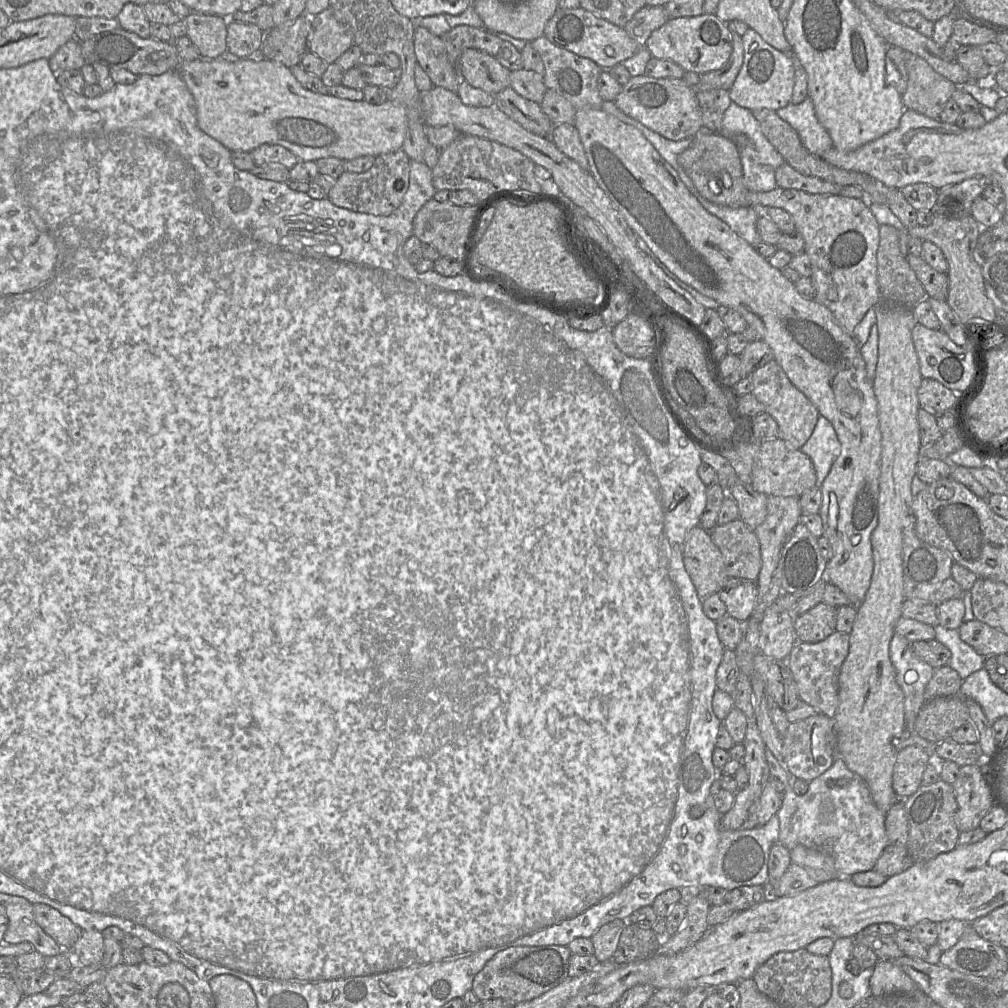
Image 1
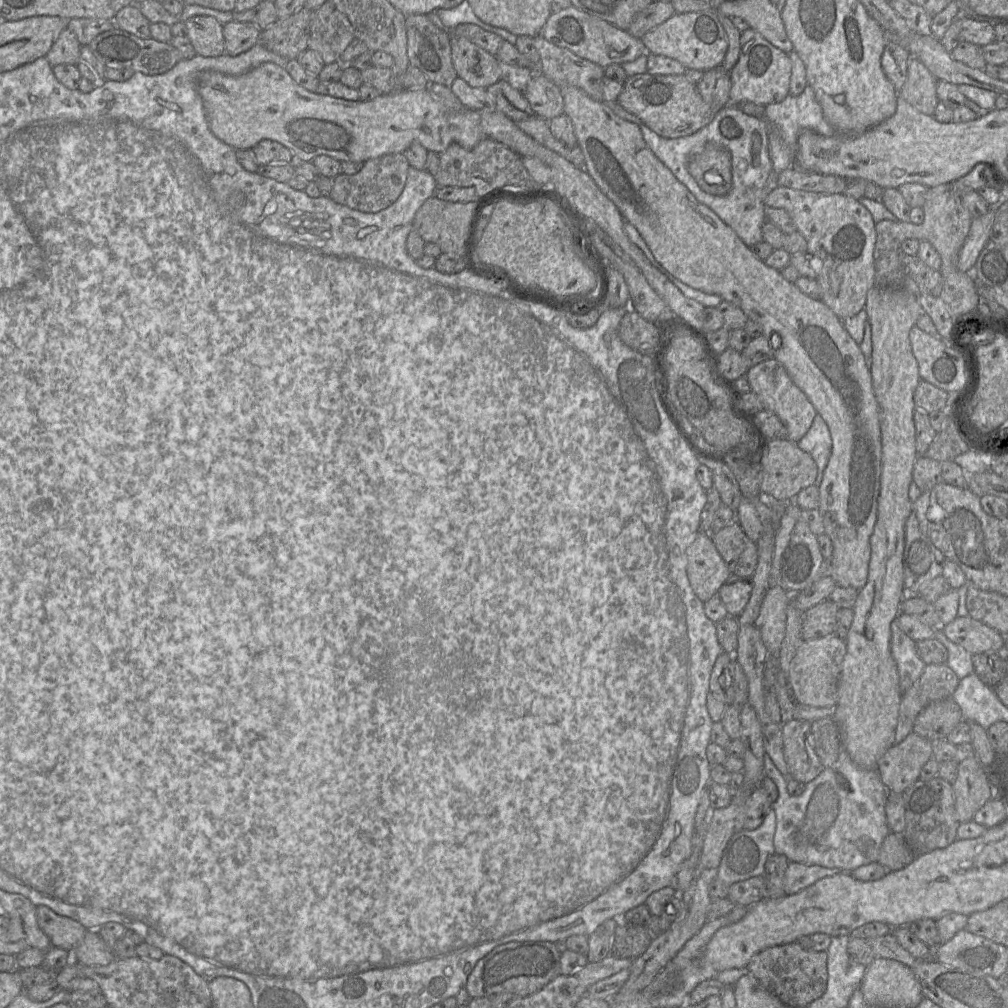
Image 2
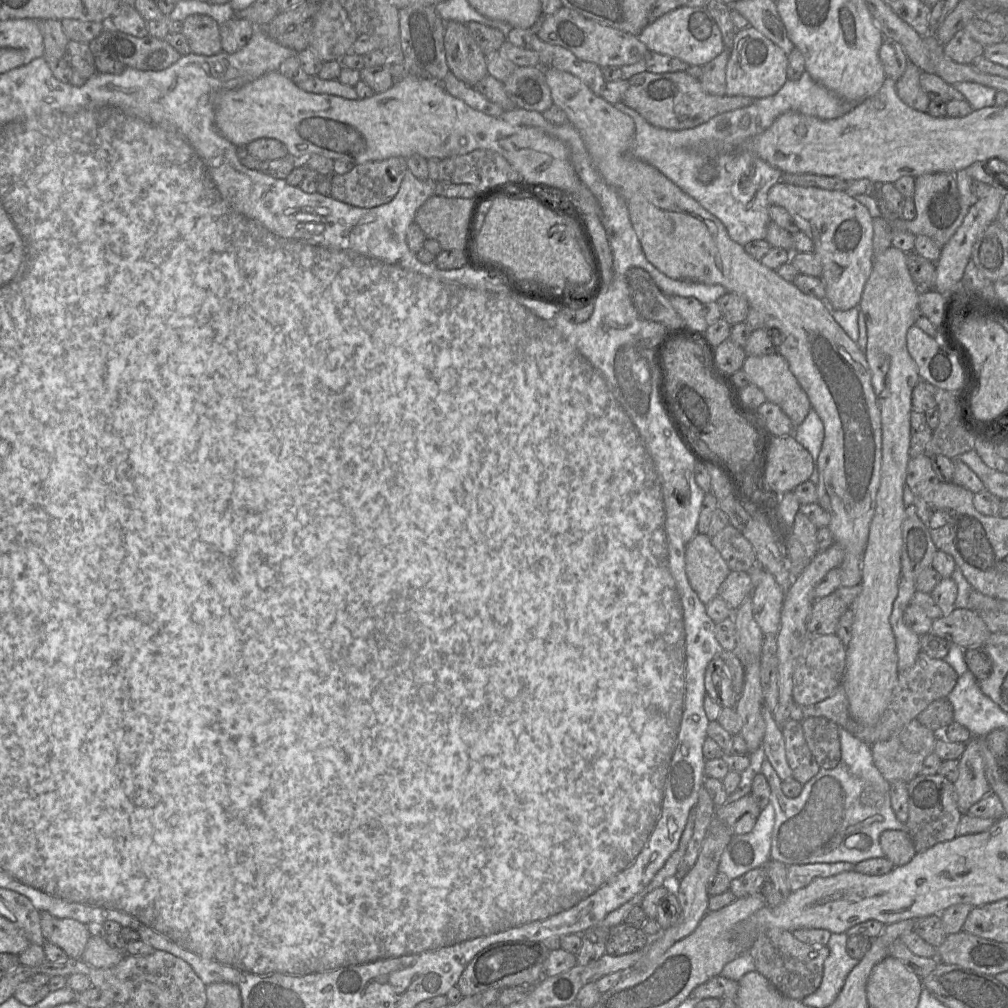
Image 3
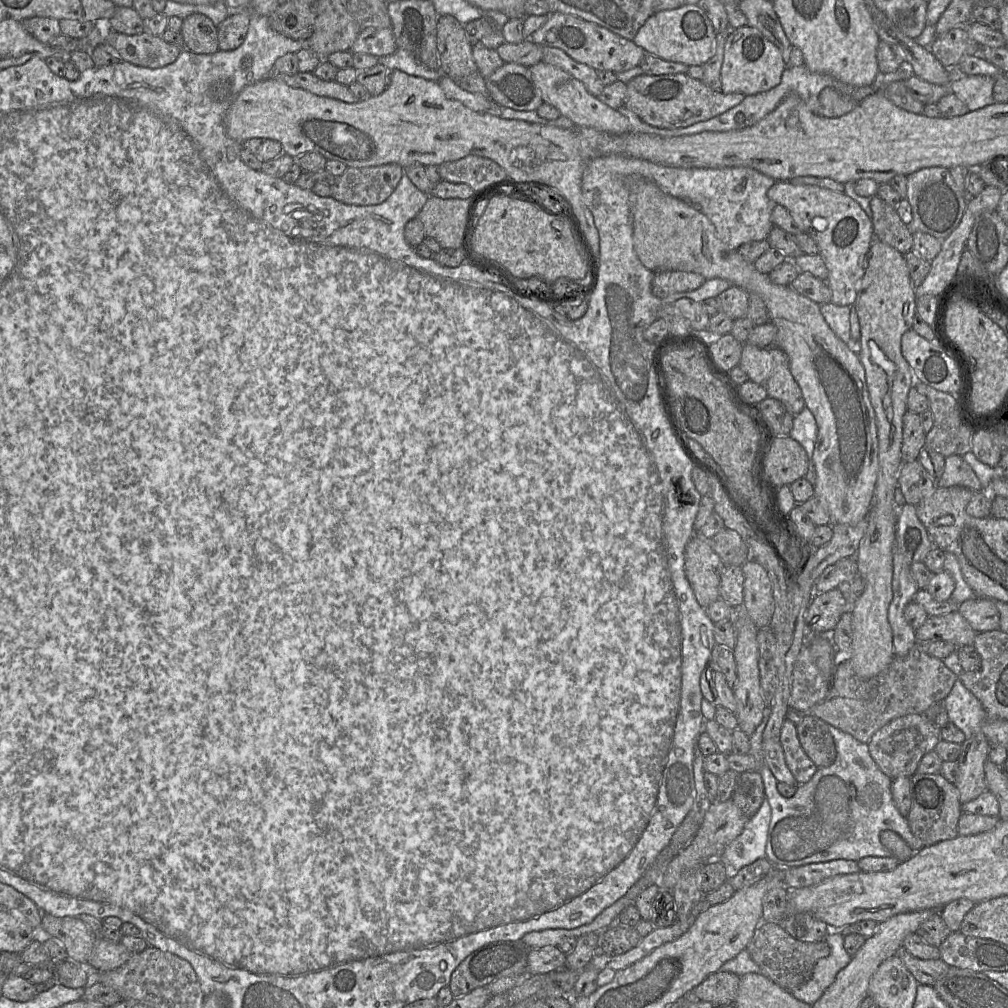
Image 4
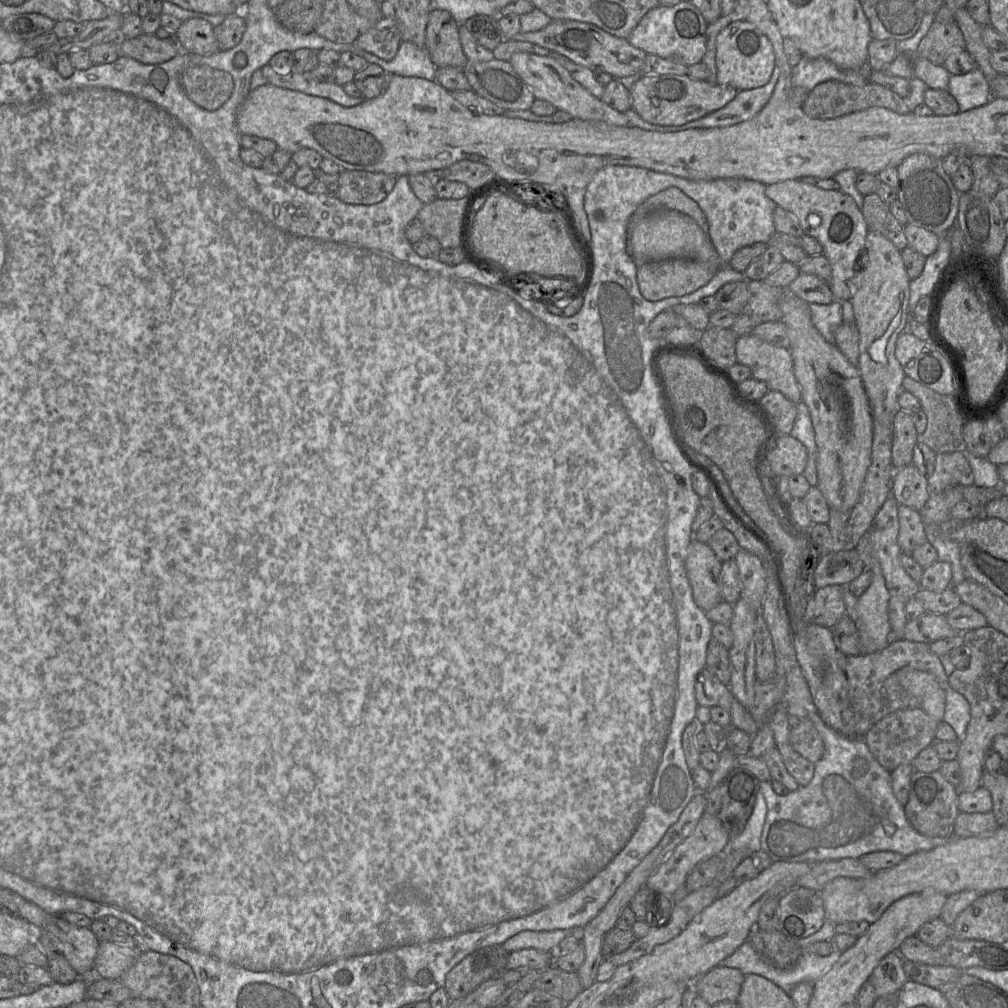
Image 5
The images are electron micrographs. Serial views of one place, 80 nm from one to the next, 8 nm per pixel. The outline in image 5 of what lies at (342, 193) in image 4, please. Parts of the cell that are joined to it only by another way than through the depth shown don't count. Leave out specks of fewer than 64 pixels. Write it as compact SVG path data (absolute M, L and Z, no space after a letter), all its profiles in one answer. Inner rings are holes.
M342 170L336 197L353 205L373 205L384 200L398 176L358 170Z

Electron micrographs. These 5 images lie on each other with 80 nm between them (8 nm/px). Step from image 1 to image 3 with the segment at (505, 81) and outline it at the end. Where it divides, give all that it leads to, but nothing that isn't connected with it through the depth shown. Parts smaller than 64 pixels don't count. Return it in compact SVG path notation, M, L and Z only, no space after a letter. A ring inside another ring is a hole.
M445 22L444 48L450 72L469 86L488 75L485 53L469 33L466 24Z

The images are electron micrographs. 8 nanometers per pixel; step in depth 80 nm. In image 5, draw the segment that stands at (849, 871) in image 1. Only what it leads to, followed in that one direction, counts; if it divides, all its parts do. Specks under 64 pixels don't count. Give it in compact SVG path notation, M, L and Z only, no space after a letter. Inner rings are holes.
M809 712L807 719L812 721L824 743L824 753L815 763L812 780L786 796L777 795L770 781L760 782L760 792L767 804L761 850L773 862L859 859L878 851L896 852L905 858L951 839L925 836L910 825L903 806L893 794L890 772L873 757L863 738L842 735L827 726L818 712Z

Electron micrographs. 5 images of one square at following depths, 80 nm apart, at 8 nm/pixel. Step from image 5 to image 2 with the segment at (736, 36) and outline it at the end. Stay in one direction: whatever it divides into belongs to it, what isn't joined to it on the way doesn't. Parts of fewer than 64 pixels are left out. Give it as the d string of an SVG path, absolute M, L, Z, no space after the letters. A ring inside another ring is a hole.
M748 28L740 34L740 55L729 72L730 103L752 102L767 106L783 101L789 94L791 62L788 54L773 46L761 34Z

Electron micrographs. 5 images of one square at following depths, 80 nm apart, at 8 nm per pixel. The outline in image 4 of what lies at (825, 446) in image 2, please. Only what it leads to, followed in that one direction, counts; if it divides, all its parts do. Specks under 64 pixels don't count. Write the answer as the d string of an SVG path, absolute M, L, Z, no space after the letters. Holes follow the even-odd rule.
M807 407L794 416L789 436L797 441L806 451L808 469L805 478L814 486L816 482L816 471L813 462L813 452L817 438L817 425L814 415Z

